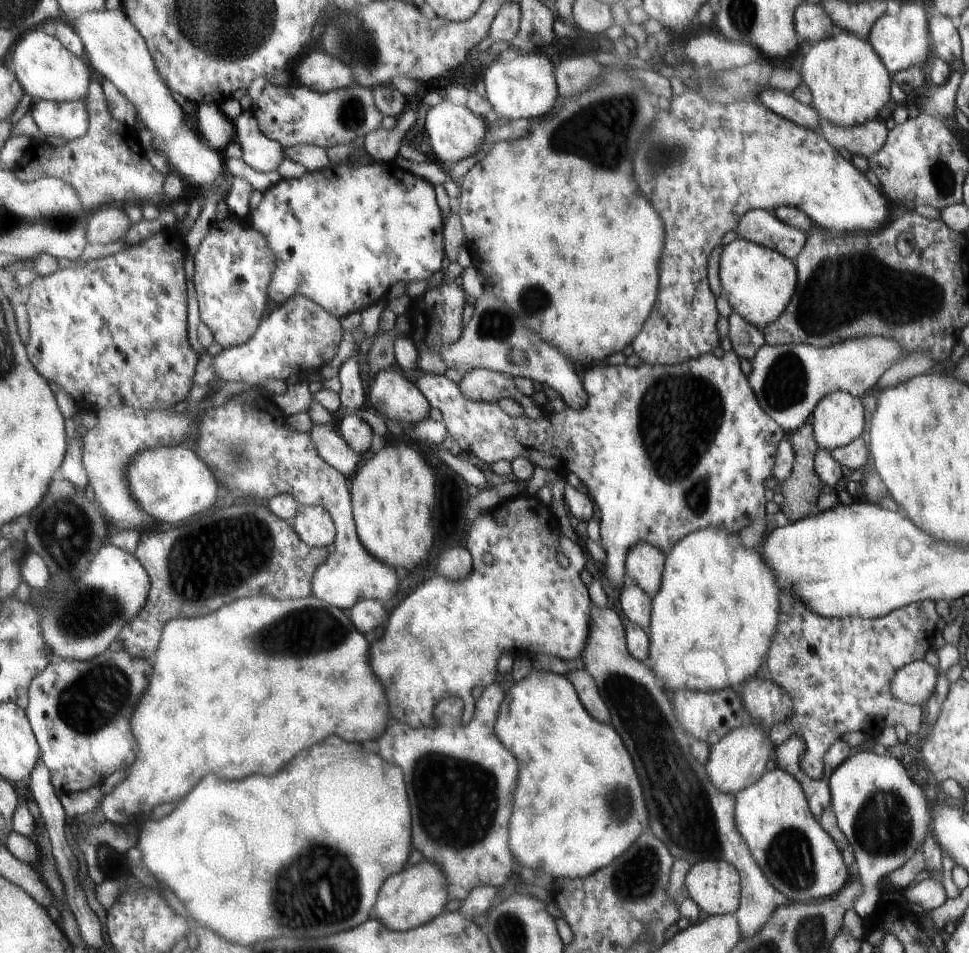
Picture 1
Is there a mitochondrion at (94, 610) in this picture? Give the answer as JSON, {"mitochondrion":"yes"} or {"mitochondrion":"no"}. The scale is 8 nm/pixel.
{"mitochondrion":"yes"}

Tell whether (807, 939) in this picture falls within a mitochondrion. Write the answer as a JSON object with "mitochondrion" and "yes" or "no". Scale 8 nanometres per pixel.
{"mitochondrion":"yes"}

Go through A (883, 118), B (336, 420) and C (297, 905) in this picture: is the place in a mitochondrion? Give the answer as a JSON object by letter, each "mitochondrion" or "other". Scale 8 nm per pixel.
{"A":"other","B":"other","C":"mitochondrion"}

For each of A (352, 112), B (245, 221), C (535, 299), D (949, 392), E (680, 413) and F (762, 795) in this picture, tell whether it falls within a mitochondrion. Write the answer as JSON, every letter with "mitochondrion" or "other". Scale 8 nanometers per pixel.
{"A":"mitochondrion","B":"other","C":"mitochondrion","D":"other","E":"mitochondrion","F":"other"}

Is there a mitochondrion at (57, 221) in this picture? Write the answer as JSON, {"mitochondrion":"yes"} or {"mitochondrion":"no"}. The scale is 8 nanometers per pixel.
{"mitochondrion":"yes"}

